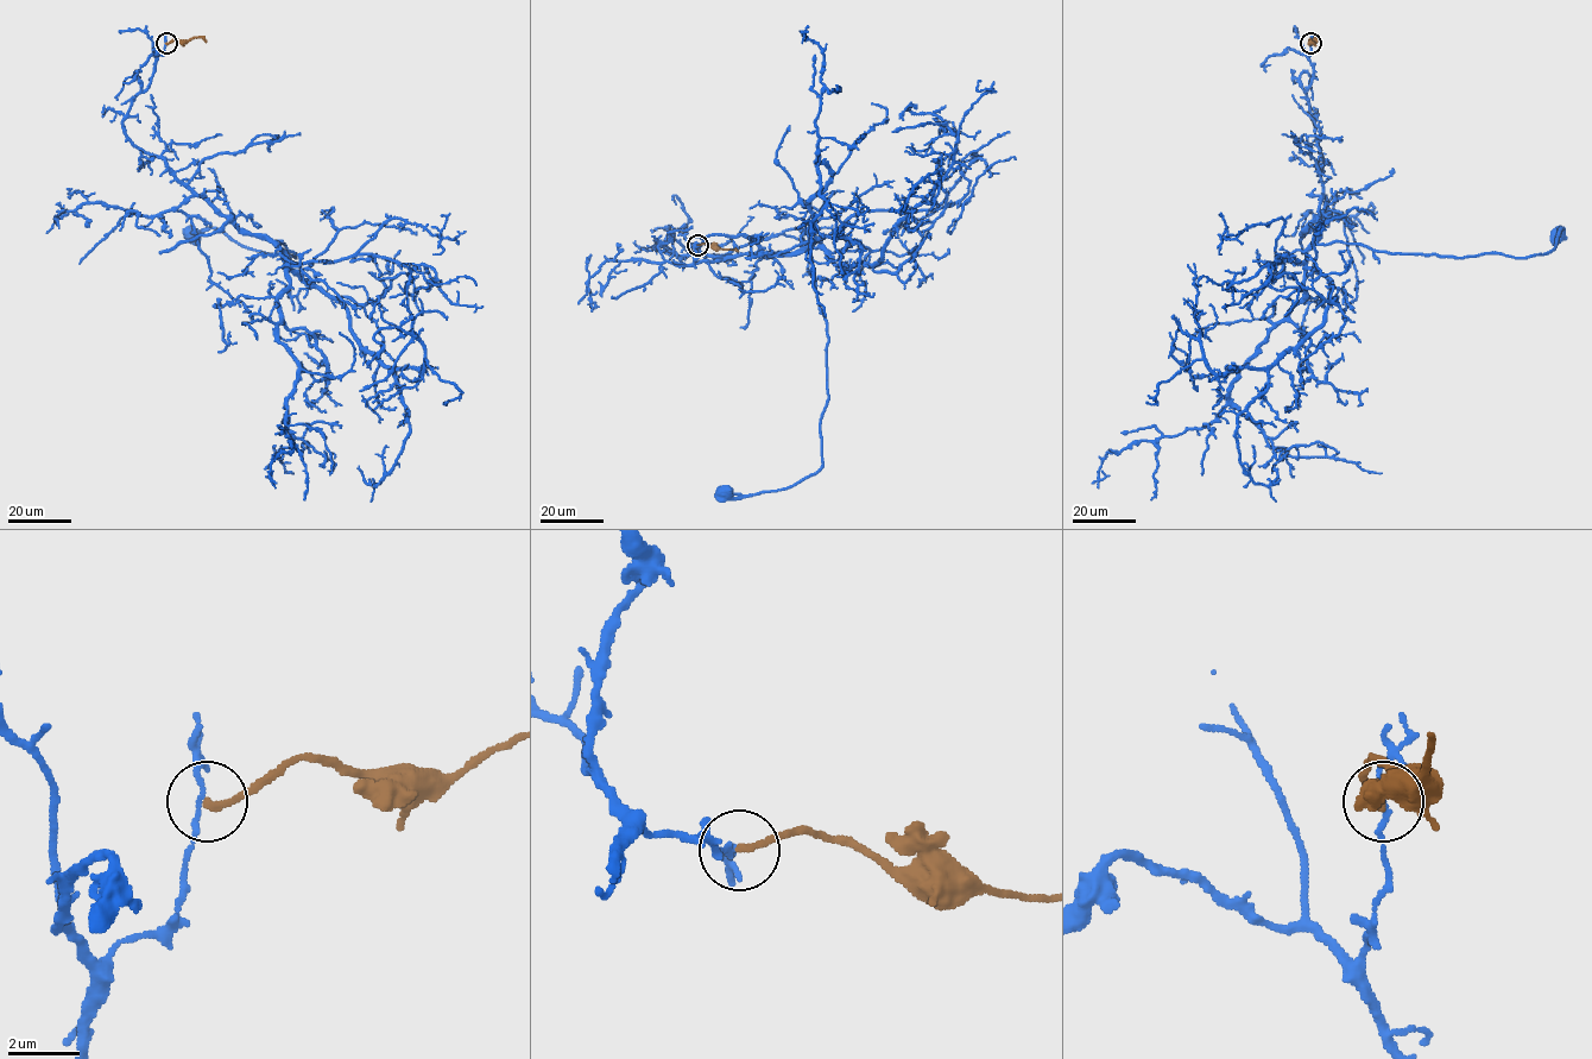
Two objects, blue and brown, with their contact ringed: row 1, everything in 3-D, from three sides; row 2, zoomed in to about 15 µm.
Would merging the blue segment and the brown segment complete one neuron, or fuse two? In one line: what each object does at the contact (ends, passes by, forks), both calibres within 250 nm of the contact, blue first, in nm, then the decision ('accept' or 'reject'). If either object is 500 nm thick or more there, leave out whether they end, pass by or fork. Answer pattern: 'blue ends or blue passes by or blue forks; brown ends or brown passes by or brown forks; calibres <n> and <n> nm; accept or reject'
blue passes by; brown ends; calibres 120 and 200 nm; reject

